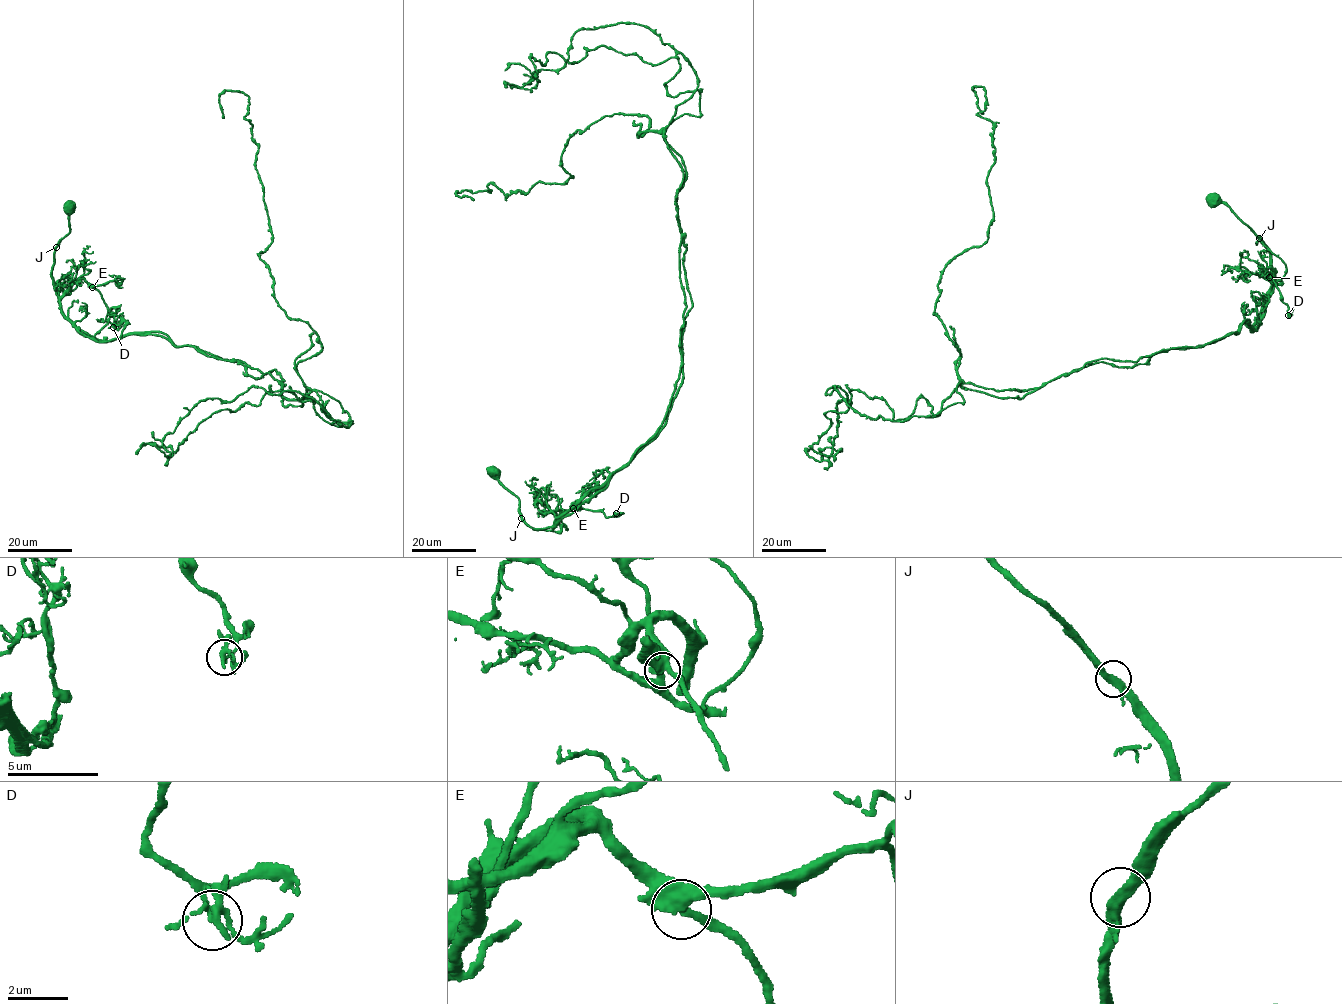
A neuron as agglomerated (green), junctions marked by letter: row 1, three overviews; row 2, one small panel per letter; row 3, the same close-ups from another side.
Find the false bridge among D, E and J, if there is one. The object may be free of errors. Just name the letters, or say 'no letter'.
J

